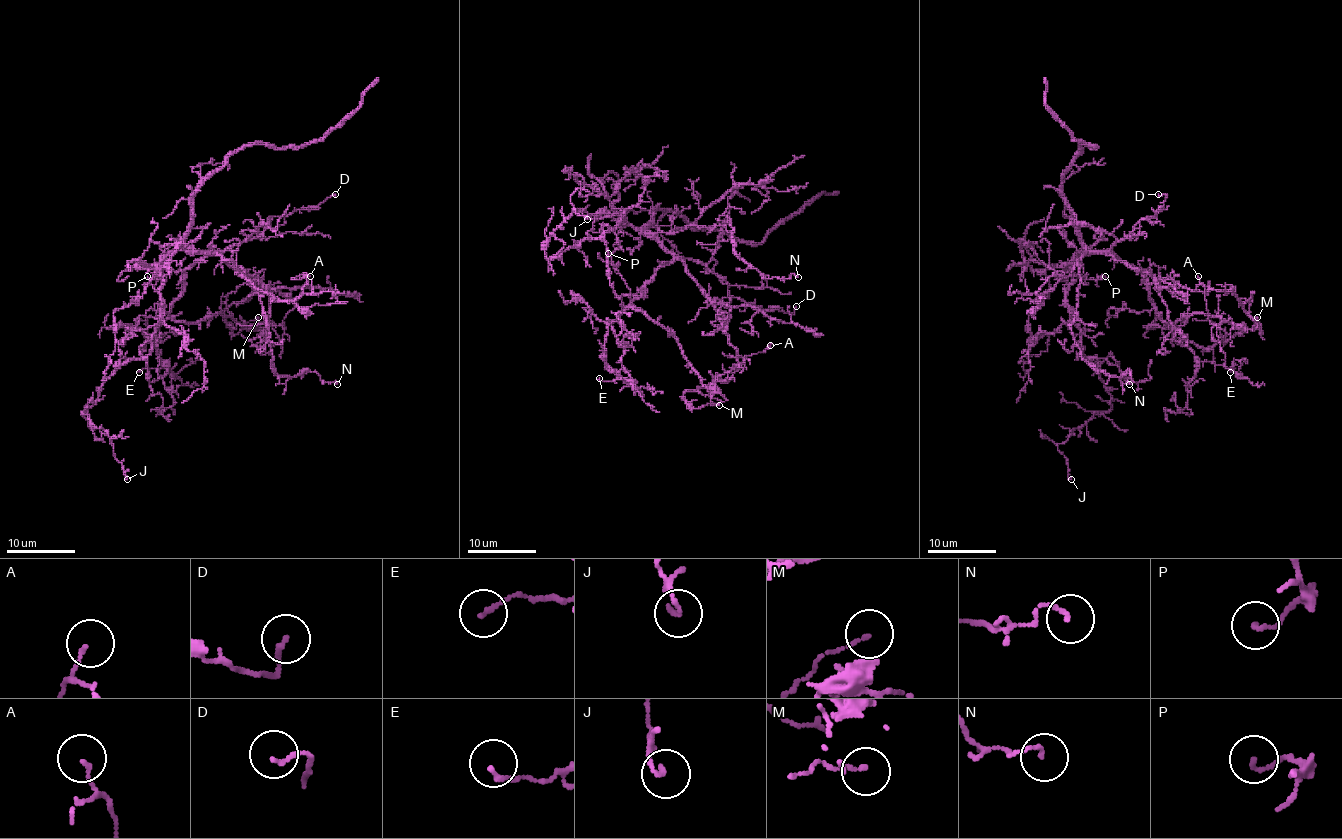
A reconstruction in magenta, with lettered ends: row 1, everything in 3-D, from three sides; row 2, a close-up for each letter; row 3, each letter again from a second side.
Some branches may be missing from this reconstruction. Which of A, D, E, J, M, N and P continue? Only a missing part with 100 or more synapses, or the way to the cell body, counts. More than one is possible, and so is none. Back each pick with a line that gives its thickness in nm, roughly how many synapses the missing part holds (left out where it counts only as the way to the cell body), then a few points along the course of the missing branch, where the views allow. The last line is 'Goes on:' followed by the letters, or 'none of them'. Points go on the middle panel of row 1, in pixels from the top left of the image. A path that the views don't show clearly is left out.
Goes on: none of them

